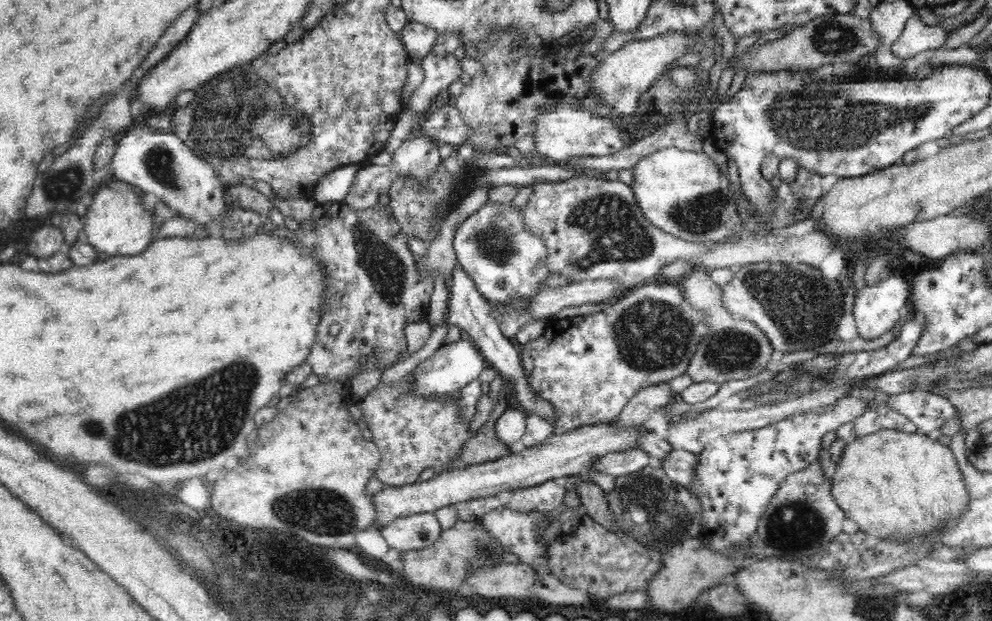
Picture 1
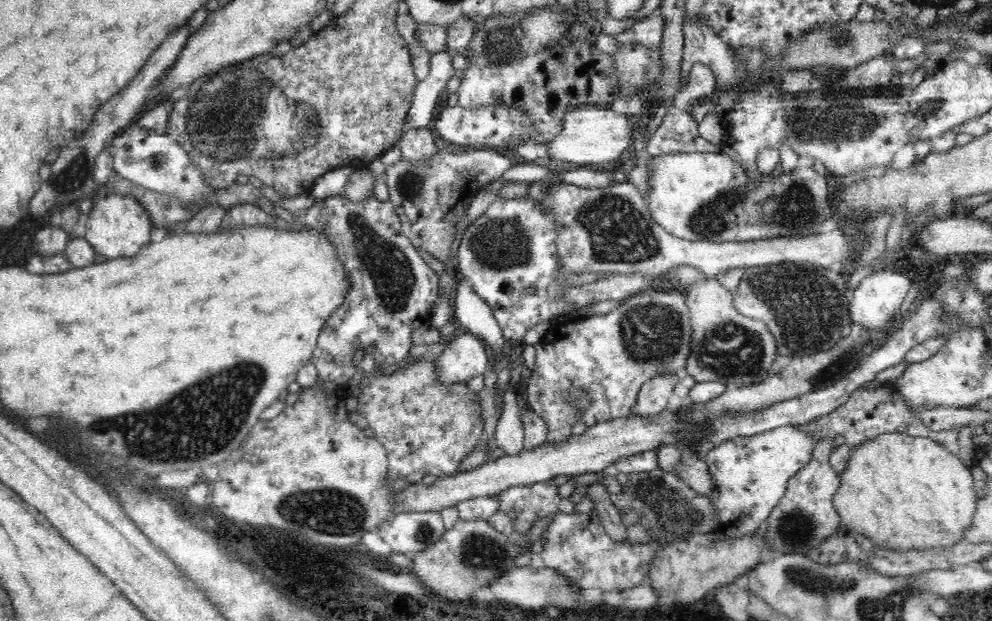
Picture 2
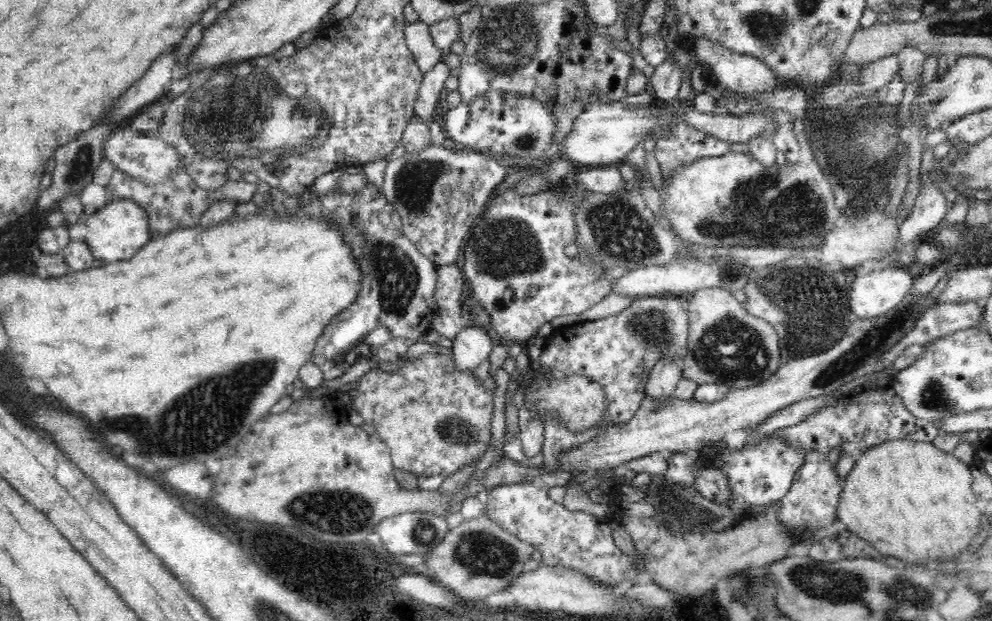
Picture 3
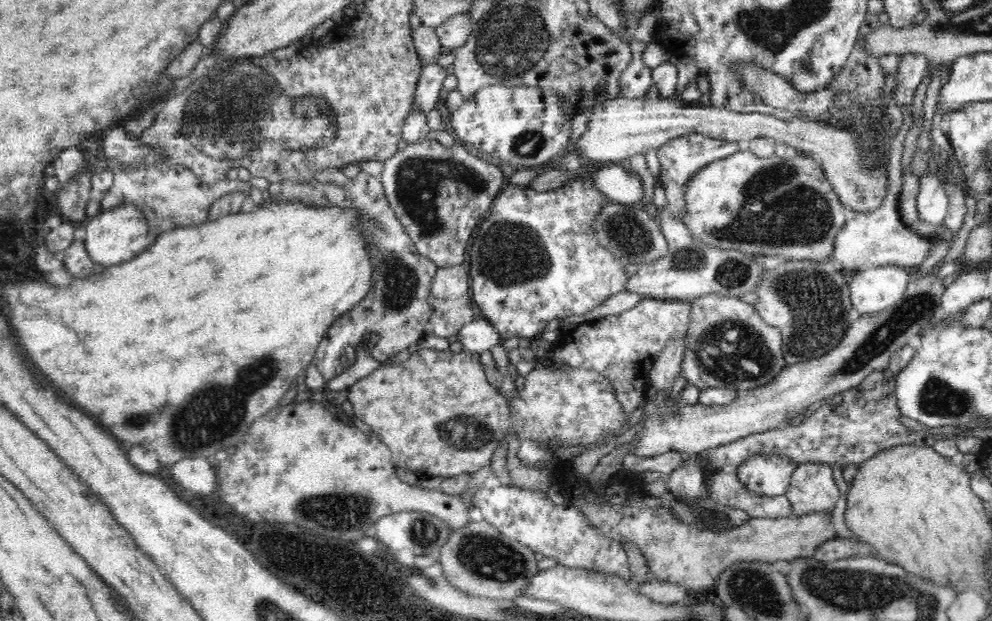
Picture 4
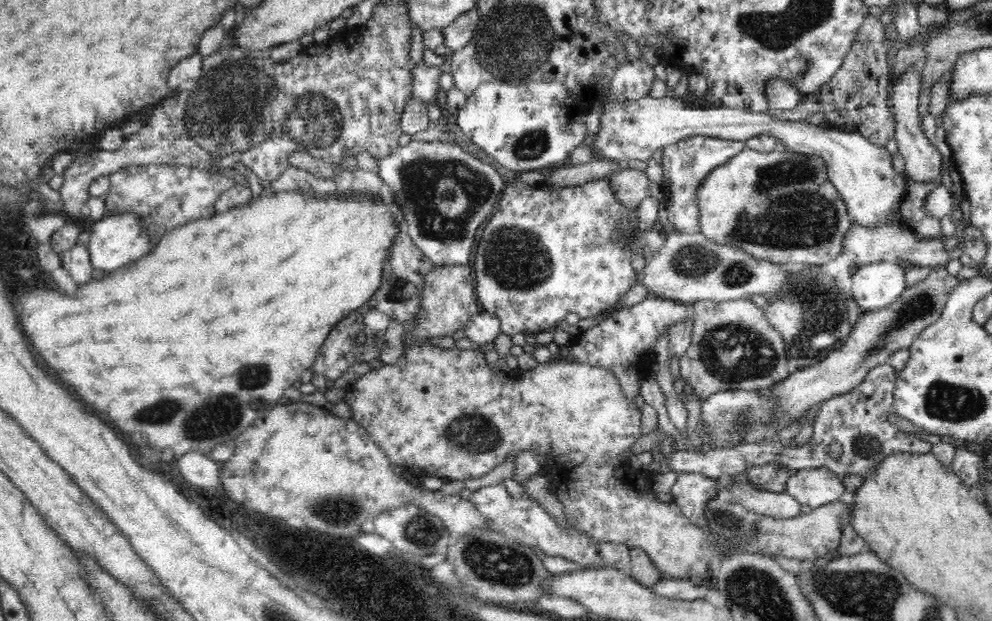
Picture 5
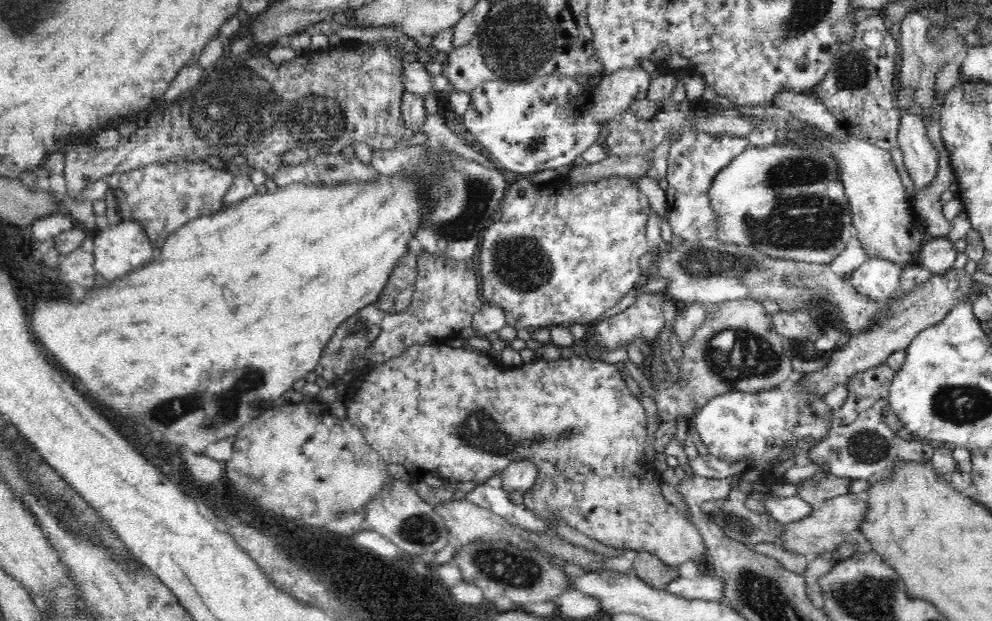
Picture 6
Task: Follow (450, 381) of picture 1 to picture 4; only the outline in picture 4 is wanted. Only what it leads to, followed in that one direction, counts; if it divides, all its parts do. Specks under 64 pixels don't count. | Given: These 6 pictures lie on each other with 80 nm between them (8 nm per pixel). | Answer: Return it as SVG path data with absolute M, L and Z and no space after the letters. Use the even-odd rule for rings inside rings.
M480 314L467 322L457 336L464 351L480 354L502 341L496 325Z

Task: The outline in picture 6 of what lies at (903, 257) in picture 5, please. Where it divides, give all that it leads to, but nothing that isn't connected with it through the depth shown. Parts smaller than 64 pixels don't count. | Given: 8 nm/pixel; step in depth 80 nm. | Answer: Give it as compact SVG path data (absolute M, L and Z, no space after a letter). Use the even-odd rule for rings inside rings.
M945 237L928 241L918 254L917 265L924 266L934 274L942 275L954 268L958 258L956 244Z

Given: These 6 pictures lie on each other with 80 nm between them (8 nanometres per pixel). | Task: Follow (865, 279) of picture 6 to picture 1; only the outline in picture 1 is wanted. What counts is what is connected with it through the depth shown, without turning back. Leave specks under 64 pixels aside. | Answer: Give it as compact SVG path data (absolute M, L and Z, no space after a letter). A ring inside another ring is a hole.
M897 275L860 291L854 307L851 307L858 336L864 340L886 336L898 322L900 310L908 305L910 290L906 280Z

